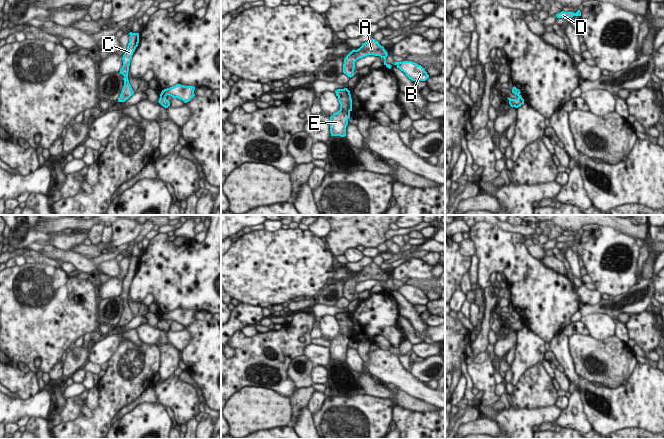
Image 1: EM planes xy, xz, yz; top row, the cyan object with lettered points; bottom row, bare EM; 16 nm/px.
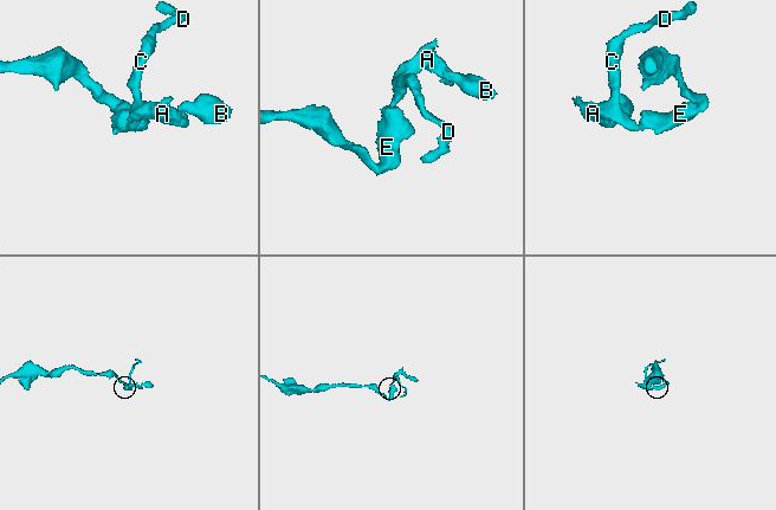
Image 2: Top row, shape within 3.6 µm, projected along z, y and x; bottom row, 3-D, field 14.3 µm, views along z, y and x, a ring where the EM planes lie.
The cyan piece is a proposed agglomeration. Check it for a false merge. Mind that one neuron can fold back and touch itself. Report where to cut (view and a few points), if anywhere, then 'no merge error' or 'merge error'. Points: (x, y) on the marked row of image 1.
cut in xy along (165, 95), (160, 97); merge error

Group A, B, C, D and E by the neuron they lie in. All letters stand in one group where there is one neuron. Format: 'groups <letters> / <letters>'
groups A C D E / B

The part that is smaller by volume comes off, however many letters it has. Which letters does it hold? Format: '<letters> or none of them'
B

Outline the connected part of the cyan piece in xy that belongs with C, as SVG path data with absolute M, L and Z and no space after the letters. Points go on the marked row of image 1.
M130 32L129 35L130 35L130 39L127 46L127 51L124 53L122 57L123 66L119 72L120 74L124 76L123 78L124 86L118 98L118 102L125 102L134 94L134 91L132 90L128 80L128 72L129 72L129 66L130 66L130 61L132 59L132 55L139 43L139 33Z

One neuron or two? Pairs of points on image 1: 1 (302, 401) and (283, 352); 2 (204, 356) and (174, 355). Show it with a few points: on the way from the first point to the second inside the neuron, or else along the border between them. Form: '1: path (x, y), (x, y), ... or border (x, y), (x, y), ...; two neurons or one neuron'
1: border (295, 388), (289, 397); two neurons
2: border (180, 352), (181, 359); two neurons

